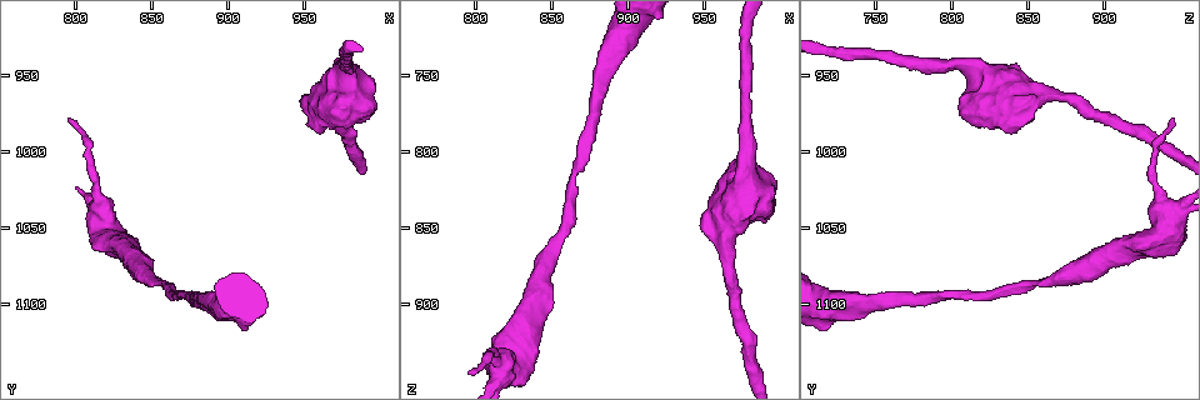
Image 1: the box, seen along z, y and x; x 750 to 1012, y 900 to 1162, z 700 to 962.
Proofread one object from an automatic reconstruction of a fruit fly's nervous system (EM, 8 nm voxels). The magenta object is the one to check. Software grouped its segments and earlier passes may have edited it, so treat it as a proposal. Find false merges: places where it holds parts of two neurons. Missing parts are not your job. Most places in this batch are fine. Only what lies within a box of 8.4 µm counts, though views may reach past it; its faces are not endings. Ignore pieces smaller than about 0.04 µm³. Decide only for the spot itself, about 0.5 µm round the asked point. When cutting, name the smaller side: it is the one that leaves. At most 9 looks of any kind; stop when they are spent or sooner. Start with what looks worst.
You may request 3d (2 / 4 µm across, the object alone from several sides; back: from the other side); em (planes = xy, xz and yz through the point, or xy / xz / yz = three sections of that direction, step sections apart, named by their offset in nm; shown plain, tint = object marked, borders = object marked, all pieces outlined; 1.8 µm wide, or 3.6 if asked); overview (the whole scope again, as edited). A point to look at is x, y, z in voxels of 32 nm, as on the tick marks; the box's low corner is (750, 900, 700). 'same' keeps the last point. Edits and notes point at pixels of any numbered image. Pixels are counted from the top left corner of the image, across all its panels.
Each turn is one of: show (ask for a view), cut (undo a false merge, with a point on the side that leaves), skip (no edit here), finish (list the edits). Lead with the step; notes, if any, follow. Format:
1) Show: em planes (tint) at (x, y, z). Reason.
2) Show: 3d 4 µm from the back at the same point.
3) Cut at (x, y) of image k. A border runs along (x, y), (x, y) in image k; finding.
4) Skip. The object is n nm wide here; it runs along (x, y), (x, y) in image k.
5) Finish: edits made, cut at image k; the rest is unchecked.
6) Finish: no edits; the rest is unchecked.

Show: em 3.6 µm planes (tint) at (816, 1038, 936).

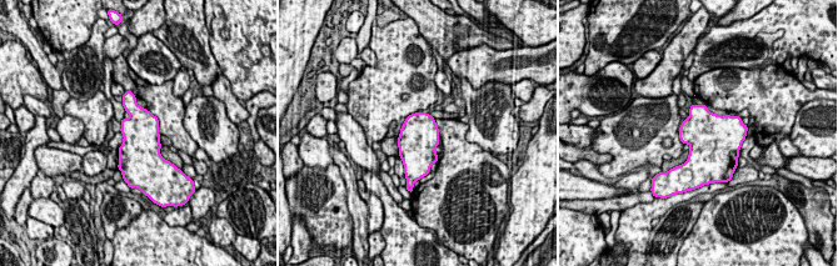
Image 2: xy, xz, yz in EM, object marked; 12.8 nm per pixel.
Skip. One neuron here.

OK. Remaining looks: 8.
Show: 3d 4 µm at (894, 1100, 736). Sudden change in width.

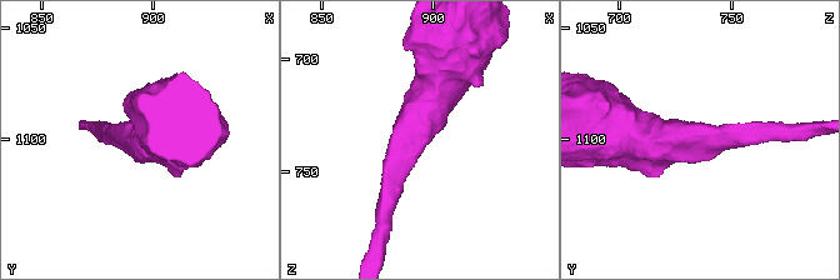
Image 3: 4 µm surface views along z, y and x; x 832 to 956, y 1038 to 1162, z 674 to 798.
Show: em 3.6 µm xz step 8 (tint) at (893, 1099, 733). The arms are 280, 600 nm wide; shape alone is not enough.

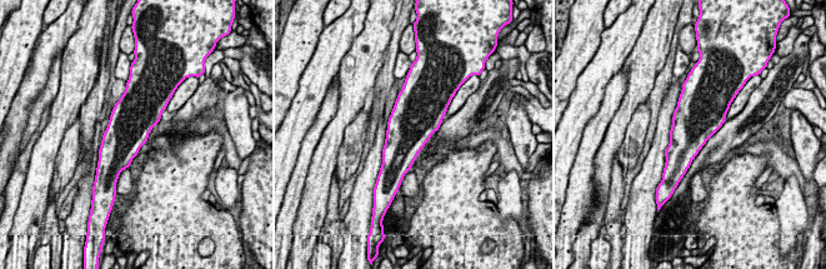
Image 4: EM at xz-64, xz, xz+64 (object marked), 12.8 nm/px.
Show: em 3.6 µm planes (tint) at the same point.

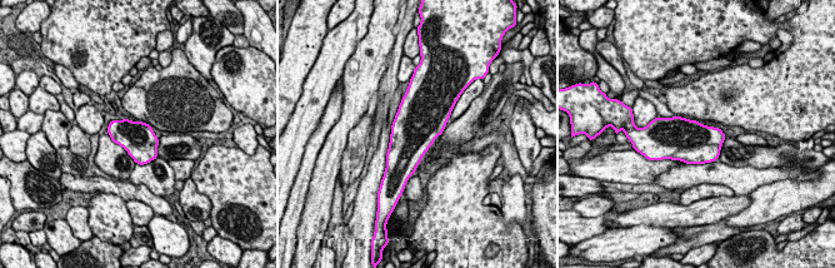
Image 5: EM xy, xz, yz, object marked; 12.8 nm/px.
Skip. The object is 440 nm wide here; one neuron here.

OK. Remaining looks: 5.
Show: em planes (tint) at (980, 954, 822).

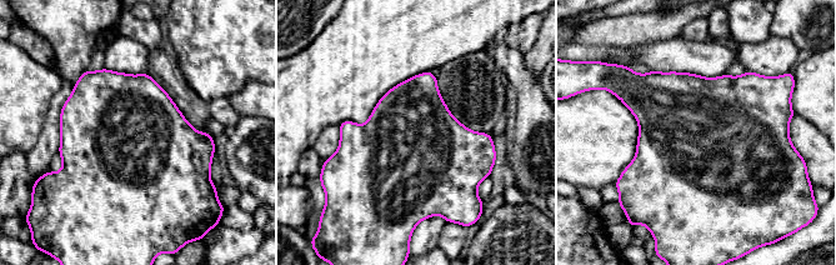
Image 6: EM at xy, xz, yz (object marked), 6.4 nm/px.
Skip. Continuous, no second neuron.

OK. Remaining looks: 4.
Show: em xz step 16 (tint) at (844, 1080, 874).

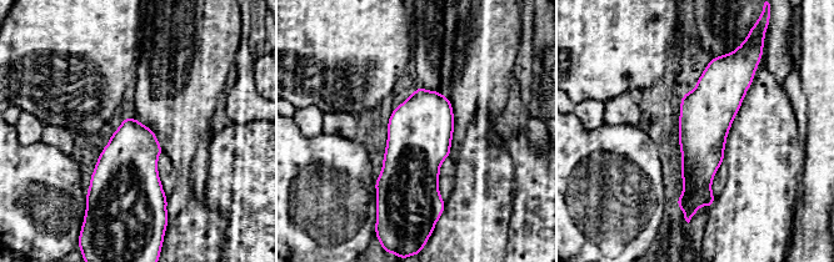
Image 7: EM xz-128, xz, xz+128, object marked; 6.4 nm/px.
Show: em planes (borders) at the same point. Another direction.

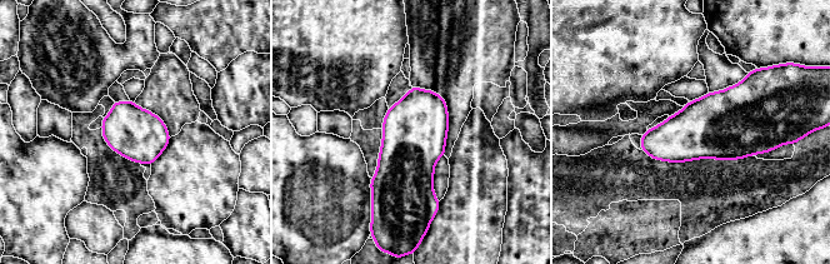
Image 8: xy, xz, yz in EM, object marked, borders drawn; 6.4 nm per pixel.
Skip. The object is 340 nm wide here; continuous, no second neuron.

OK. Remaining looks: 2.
Finish: no edits; the rest is unchecked.

